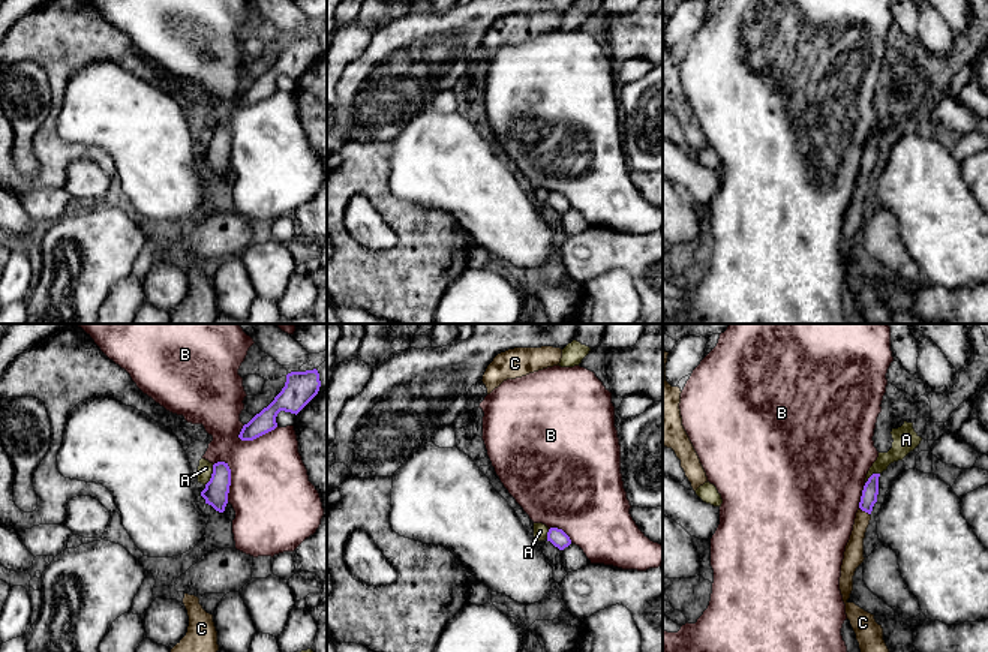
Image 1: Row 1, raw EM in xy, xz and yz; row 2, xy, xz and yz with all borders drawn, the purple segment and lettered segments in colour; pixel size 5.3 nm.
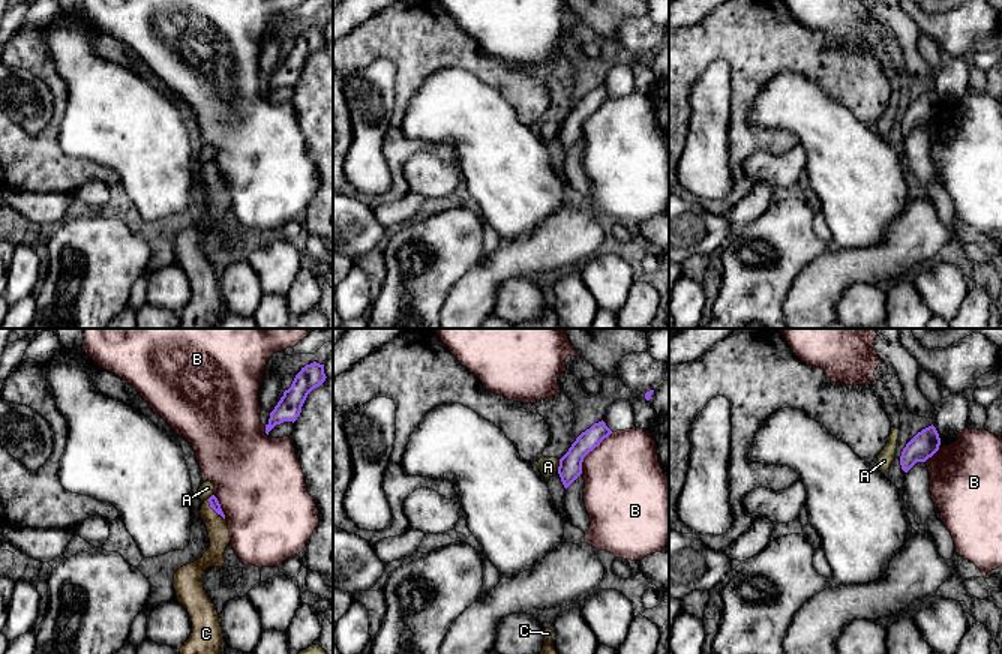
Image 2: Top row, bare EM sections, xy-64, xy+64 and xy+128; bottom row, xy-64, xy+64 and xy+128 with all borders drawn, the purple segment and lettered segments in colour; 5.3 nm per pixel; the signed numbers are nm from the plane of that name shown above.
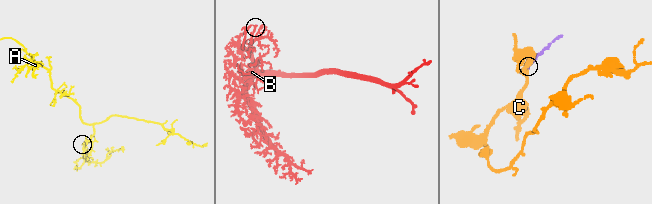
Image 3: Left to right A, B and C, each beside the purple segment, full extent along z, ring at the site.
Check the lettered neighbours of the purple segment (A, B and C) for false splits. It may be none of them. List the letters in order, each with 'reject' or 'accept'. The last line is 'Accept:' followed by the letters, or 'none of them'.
A: reject
B: reject
C: accept
Accept: C

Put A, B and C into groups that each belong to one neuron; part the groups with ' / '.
A / B / C

